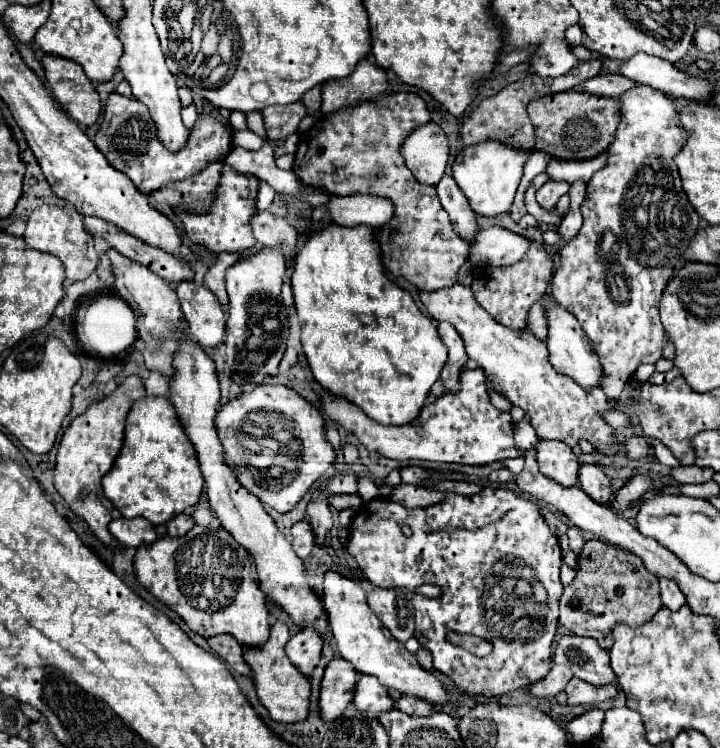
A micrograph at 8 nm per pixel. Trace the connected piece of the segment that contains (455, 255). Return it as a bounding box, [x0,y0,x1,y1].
[293,92,469,290]

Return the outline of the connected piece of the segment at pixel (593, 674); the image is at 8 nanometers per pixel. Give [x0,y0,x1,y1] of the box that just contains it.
[553,634,615,686]

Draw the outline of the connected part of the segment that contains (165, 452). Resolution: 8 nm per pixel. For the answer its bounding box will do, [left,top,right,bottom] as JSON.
[103,396,203,526]

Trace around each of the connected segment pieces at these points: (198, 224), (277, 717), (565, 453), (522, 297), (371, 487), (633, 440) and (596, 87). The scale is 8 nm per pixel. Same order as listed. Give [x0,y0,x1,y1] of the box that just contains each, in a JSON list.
[[175,166,259,254],[243,622,311,722],[535,440,581,486],[471,242,553,330],[358,477,379,502],[623,436,651,460],[579,74,635,98]]

